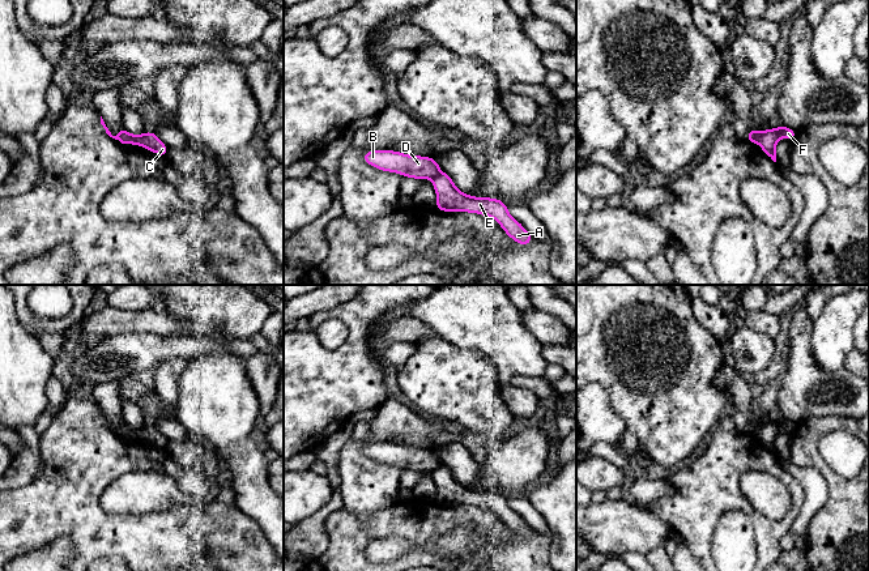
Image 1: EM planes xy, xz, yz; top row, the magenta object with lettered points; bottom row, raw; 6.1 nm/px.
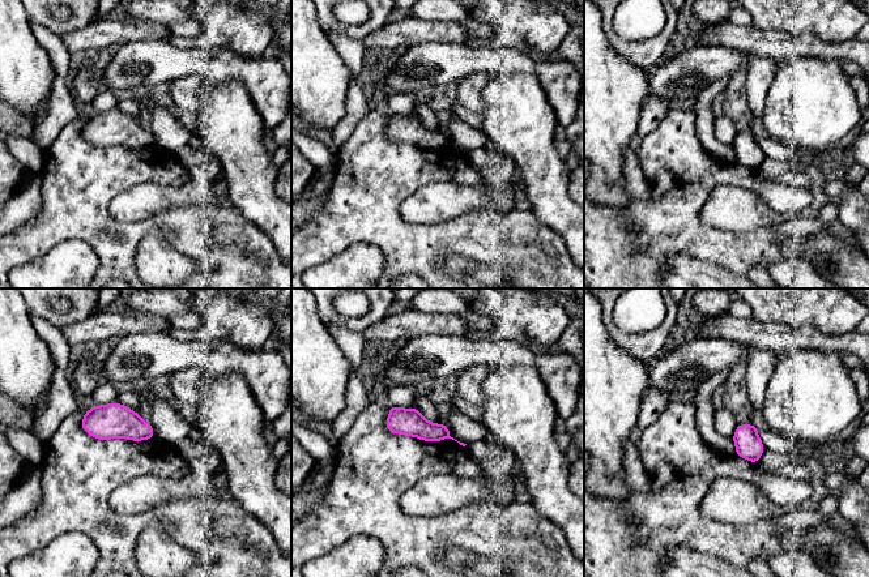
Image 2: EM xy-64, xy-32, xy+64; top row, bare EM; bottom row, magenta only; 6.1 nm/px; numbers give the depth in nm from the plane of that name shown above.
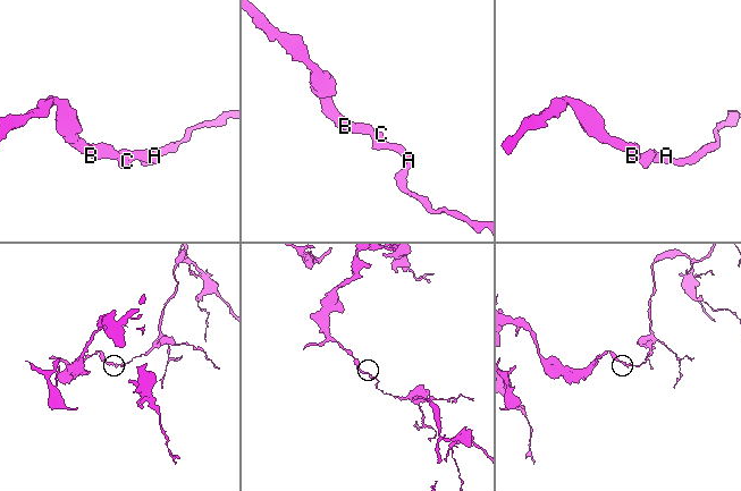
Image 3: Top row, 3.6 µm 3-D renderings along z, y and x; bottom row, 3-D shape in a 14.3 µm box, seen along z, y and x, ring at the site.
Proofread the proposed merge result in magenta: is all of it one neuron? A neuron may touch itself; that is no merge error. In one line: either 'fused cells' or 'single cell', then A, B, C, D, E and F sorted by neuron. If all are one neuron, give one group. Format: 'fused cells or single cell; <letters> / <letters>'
fused cells; A C E F / B D

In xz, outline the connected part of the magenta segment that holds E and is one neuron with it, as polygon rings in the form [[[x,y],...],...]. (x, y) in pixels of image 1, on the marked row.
[[[440,172],[433,179],[433,187],[436,192],[436,210],[487,216],[495,220],[504,233],[520,246],[532,242],[533,237],[510,214],[508,206],[502,200],[467,195],[455,186],[452,178],[446,172]]]

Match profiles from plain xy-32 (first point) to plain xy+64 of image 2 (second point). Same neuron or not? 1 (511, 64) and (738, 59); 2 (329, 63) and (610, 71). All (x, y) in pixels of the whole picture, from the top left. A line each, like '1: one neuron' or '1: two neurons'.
1: one neuron
2: one neuron

